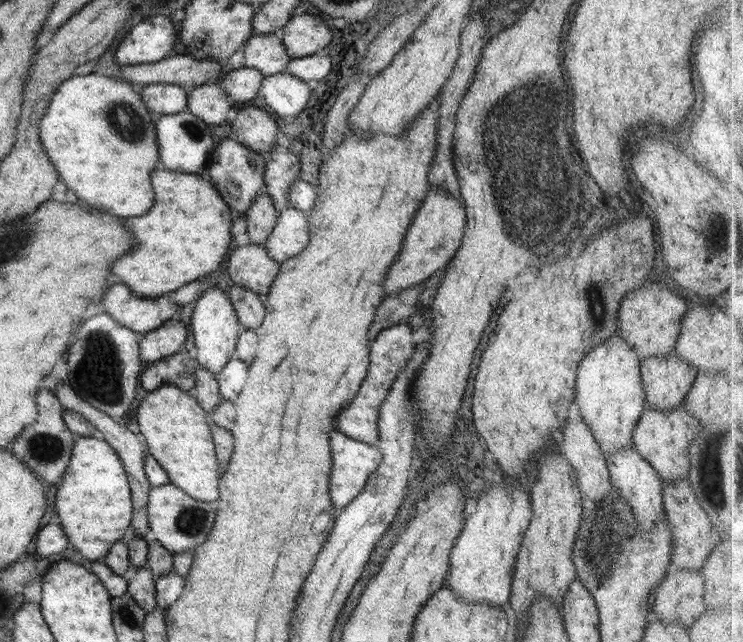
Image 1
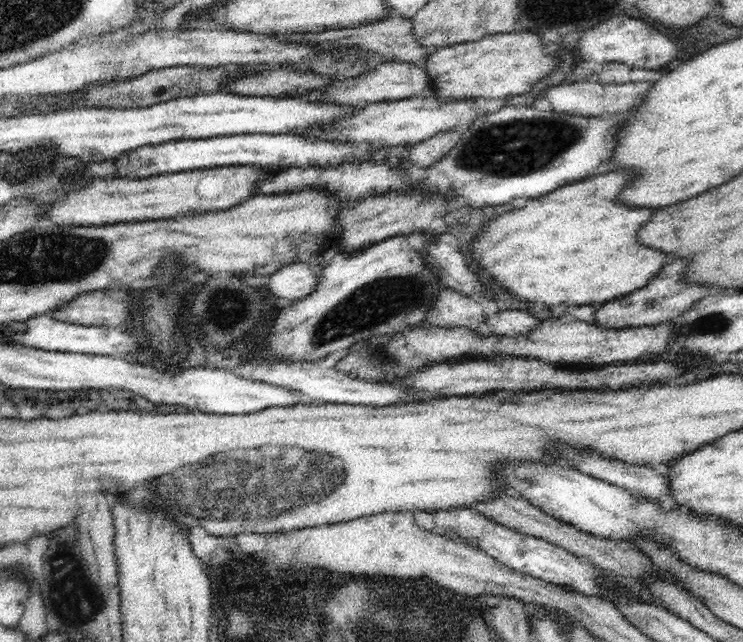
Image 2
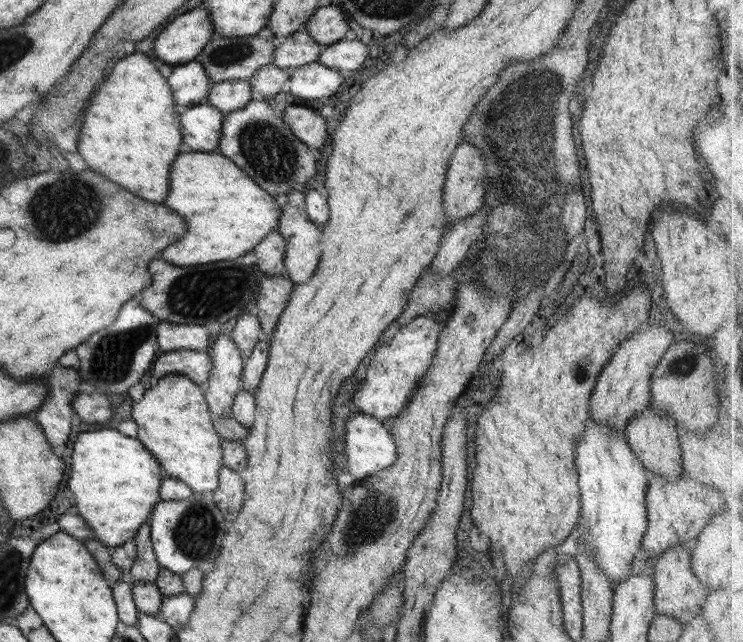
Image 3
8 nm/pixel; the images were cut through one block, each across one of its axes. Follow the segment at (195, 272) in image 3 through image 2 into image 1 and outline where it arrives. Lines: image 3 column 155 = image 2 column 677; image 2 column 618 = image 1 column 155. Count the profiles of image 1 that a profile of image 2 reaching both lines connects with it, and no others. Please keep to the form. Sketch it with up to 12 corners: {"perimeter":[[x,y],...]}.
{"perimeter":[[127,284],[104,294],[105,313],[137,333],[160,328],[178,304]]}

